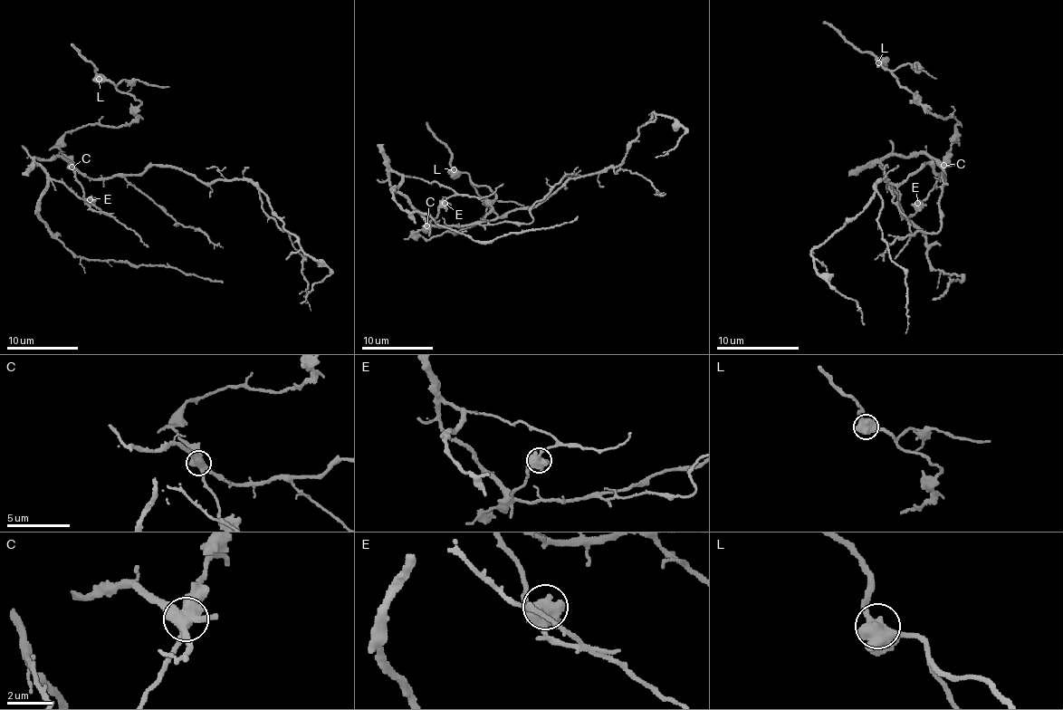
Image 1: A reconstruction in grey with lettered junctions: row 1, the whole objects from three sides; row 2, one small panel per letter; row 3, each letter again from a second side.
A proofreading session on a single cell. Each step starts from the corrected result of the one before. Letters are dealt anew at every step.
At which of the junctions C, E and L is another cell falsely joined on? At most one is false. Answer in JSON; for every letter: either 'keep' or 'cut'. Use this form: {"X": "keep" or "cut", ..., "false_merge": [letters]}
{"C": "cut", "E": "keep", "L": "keep", "false_merge": ["C"]}

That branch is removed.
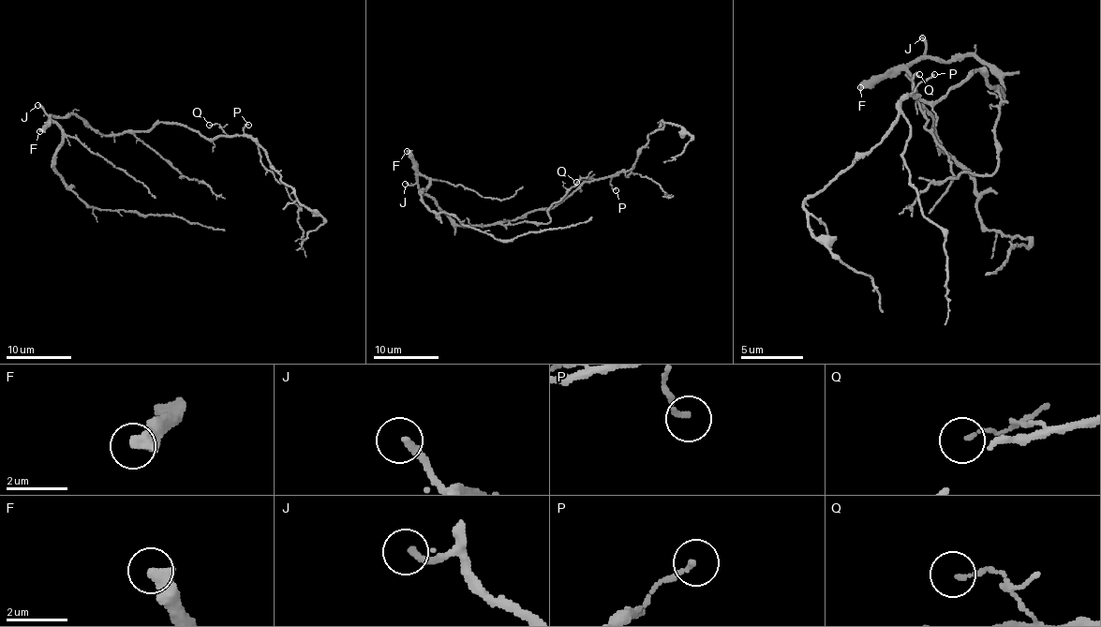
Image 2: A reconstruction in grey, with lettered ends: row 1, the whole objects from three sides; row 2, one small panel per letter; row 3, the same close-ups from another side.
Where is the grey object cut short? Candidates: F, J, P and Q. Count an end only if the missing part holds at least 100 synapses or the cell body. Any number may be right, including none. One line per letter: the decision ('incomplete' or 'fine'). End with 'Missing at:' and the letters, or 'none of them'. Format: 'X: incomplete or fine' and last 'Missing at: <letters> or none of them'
F: incomplete
J: fine
P: fine
Q: fine
Missing at: F

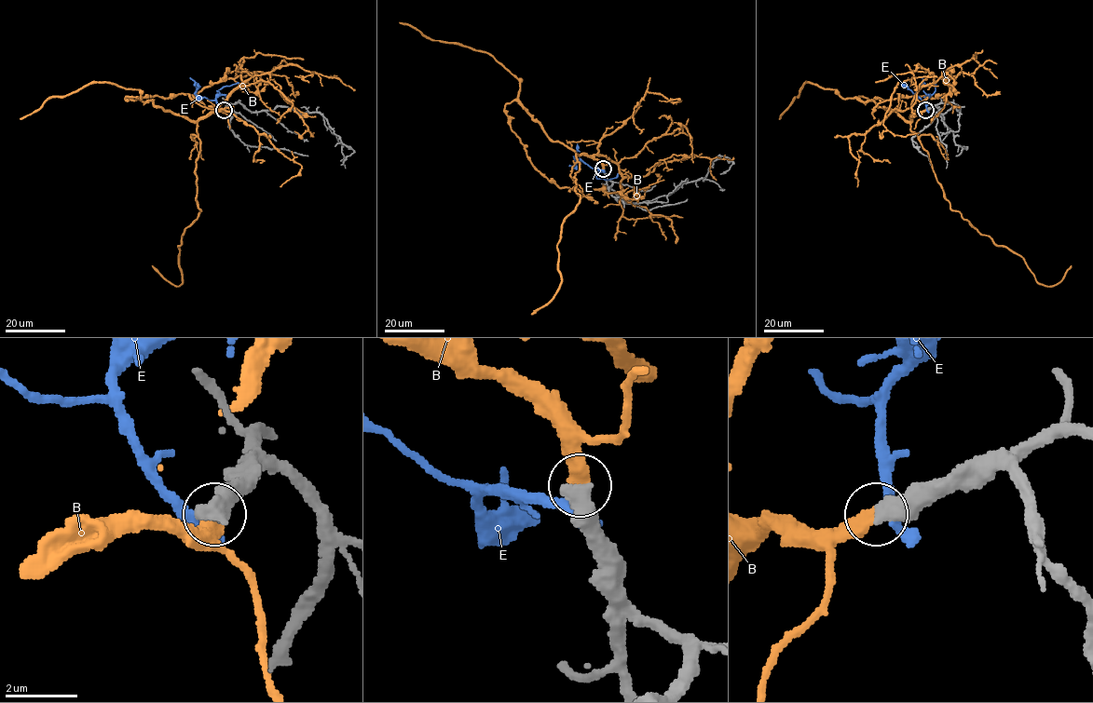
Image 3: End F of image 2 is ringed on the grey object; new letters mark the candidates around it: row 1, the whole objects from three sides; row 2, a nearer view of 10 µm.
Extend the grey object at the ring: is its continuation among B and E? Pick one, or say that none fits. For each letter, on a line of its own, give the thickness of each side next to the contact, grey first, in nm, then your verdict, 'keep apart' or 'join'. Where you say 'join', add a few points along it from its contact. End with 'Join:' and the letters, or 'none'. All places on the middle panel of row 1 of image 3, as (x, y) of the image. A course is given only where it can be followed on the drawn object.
B: 600 nm thick on the grey side, 420 nm on the other; join; it runs (603, 168), (576, 154), (580, 201), (562, 225), (561, 282), (531, 314)
E: 700 nm thick on the grey side, 380 nm on the other; keep apart
Join: B

